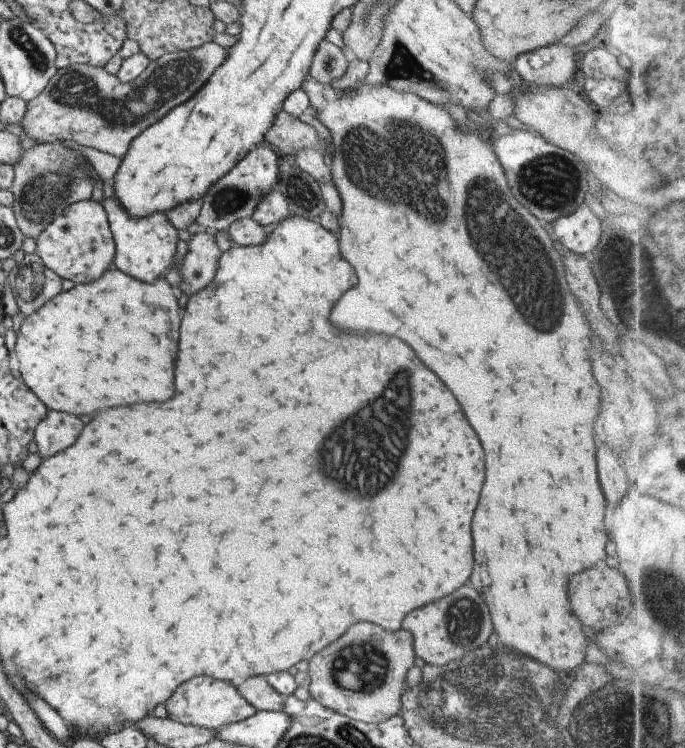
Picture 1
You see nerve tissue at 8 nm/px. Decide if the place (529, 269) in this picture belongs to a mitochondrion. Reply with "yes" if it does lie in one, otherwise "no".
yes

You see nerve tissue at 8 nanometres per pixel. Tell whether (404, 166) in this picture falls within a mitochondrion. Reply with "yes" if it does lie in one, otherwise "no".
yes

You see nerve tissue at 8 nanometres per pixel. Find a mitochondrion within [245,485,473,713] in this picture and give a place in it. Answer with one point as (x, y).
(361, 666)

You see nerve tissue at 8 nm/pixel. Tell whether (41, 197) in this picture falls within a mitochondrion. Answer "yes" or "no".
yes

